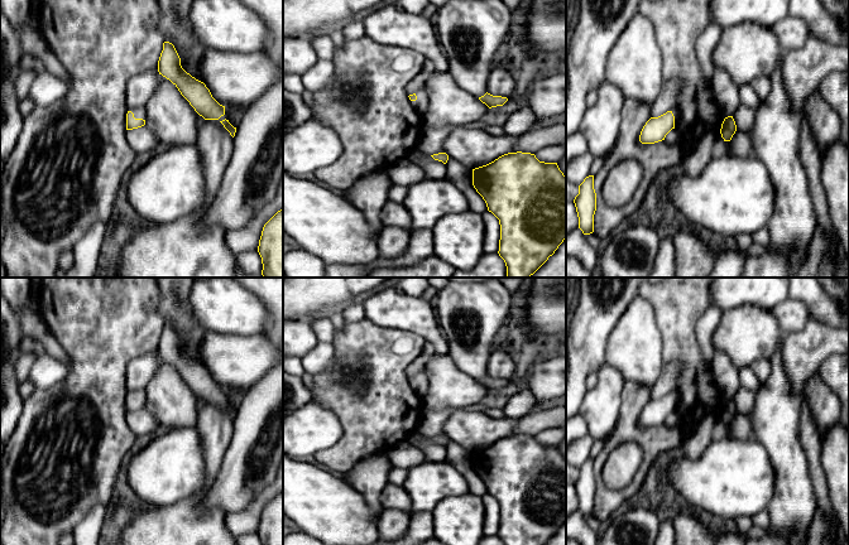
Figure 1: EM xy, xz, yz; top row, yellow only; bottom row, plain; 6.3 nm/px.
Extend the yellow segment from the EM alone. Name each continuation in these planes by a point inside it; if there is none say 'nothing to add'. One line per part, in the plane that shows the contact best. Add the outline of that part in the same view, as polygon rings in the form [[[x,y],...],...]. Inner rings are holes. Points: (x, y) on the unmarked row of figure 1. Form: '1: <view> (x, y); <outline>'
1: xy (139, 395); [[[136,390],[136,391],[128,392],[128,394],[131,394],[134,396],[135,401],[143,401],[143,402],[147,401],[145,391],[144,390]]]

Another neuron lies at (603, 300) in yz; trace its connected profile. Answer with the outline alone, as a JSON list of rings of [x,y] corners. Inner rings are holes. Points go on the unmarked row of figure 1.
[[[580,278],[579,305],[566,341],[566,420],[580,414],[586,377],[605,363],[609,336],[647,278]]]

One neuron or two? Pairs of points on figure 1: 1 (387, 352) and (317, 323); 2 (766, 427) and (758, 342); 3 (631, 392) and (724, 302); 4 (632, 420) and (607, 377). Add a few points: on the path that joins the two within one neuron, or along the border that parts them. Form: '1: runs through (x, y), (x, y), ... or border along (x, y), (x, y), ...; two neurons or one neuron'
1: border along (335, 331), (331, 343); two neurons
2: border along (780, 342), (770, 358); two neurons
3: border along (710, 290), (710, 302), (708, 304); two neurons
4: border along (626, 380), (619, 416), (610, 432); two neurons

